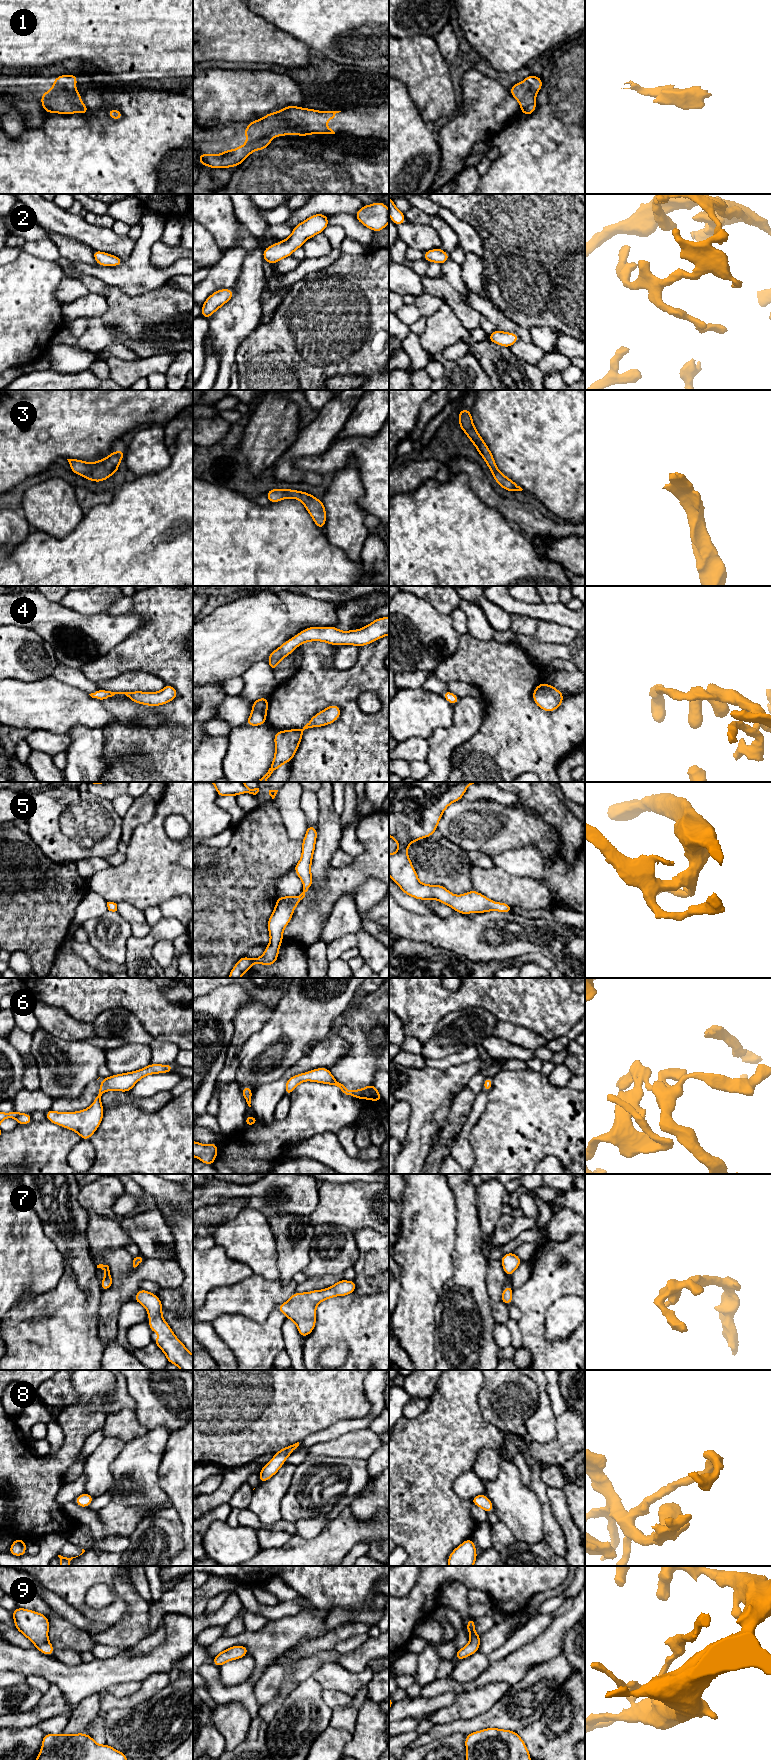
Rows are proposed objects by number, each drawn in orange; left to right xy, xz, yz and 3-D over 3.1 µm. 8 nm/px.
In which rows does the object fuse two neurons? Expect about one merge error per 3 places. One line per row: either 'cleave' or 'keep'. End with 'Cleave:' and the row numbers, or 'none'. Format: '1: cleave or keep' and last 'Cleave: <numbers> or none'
1: keep
2: keep
3: keep
4: keep
5: keep
6: keep
7: keep
8: keep
9: keep
Cleave: none

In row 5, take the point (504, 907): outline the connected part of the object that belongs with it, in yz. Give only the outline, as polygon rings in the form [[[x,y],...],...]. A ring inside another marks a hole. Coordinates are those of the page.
[[[389,782],[389,836],[398,844],[398,851],[389,854],[389,876],[405,894],[418,900],[437,900],[460,914],[481,914],[488,911],[512,913],[512,906],[509,904],[494,902],[473,889],[457,896],[442,885],[422,884],[408,857],[407,849],[410,844],[435,833],[444,810],[462,799],[467,786],[473,783],[481,782]]]

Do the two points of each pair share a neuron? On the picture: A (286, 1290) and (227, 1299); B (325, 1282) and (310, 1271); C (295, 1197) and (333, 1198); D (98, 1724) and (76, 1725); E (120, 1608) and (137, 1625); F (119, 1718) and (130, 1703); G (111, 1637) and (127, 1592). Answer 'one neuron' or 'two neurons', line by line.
A: one neuron
B: two neurons
C: two neurons
D: two neurons
E: two neurons
F: two neurons
G: one neuron

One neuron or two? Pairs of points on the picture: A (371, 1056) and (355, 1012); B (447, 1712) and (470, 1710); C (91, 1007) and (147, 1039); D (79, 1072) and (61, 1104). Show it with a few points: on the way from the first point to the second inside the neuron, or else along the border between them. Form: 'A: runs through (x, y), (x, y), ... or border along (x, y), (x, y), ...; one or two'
A: runs through (360, 1045), (352, 1037), (352, 1023); one
B: runs through (453, 1712), (464, 1710); one
C: border along (124, 1008), (105, 1009), (92, 1022); two
D: border along (86, 1086), (77, 1097), (55, 1098), (53, 1100); two

